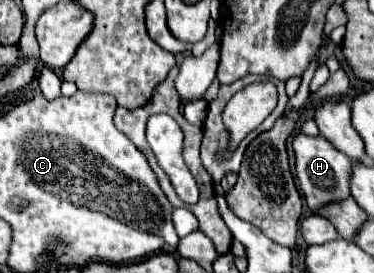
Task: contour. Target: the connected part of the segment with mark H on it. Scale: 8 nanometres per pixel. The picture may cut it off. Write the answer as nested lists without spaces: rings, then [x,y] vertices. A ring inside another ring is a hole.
[[[296,133],[292,139],[292,149],[296,155],[296,177],[300,181],[300,189],[304,193],[304,199],[312,211],[318,207],[332,203],[332,201],[342,201],[350,195],[350,165],[352,161],[338,151],[328,139],[322,135],[306,135],[306,133]]]

